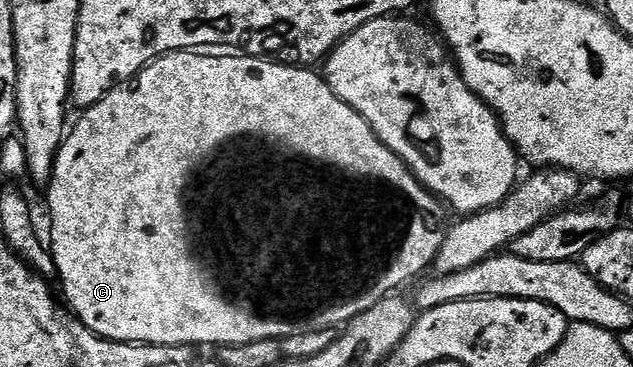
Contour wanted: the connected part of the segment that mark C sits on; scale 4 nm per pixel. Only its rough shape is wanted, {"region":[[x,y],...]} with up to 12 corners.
{"region":[[173,51],[61,144],[111,341],[333,331],[446,208],[313,69]]}

